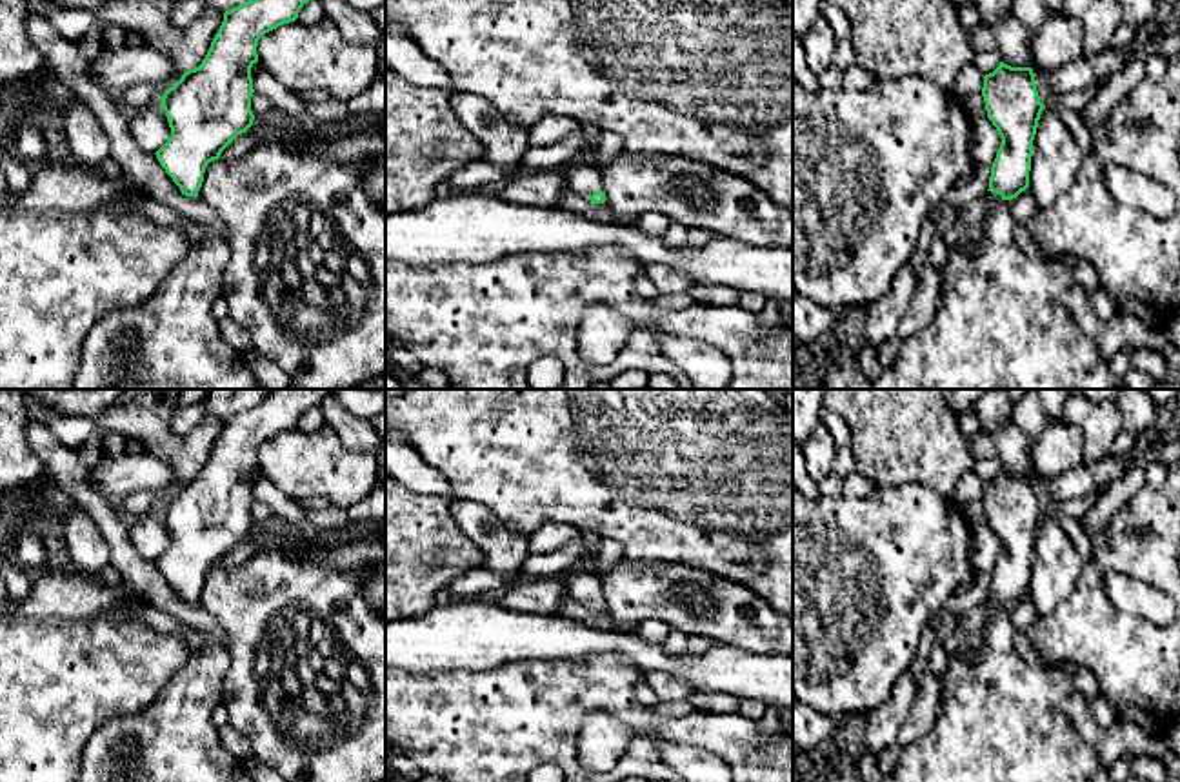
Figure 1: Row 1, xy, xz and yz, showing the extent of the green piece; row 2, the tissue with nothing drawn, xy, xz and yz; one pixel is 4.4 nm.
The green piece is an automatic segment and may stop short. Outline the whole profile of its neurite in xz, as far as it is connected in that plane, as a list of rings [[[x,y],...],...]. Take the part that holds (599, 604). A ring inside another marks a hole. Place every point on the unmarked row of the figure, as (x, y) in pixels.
[[[580,564],[575,567],[575,573],[565,580],[565,589],[580,604],[595,609],[605,609],[605,598],[602,591],[602,578],[591,564]]]

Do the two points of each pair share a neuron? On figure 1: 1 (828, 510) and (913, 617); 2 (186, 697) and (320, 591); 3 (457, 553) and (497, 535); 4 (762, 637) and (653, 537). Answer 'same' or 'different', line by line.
1: same
2: different
3: different
4: different

